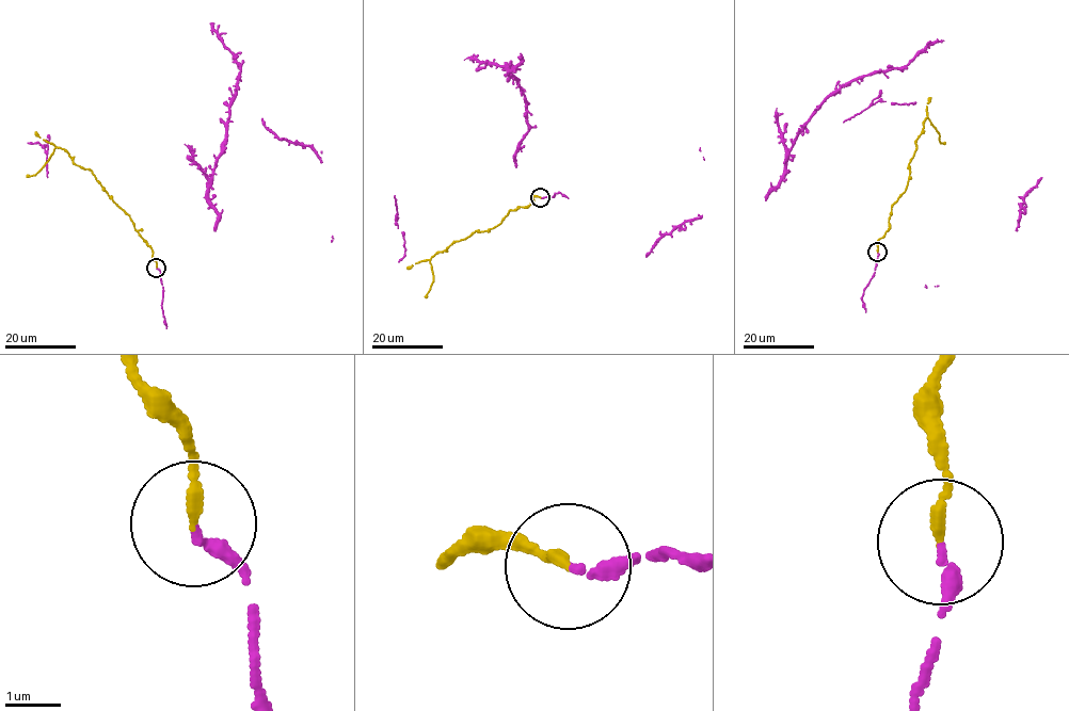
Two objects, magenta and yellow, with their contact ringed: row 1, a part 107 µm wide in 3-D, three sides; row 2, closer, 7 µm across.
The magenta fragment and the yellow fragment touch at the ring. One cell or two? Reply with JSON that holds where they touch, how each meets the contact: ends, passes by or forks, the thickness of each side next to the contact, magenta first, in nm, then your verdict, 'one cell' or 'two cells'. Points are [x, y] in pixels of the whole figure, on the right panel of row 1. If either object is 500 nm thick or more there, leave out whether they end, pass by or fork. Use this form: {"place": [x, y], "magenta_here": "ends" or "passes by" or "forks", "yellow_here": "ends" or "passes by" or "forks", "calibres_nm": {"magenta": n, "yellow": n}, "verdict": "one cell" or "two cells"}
{"place": [877, 252], "magenta_here": "ends", "yellow_here": "ends", "calibres_nm": {"magenta": 180, "yellow": 180}, "verdict": "one cell"}

